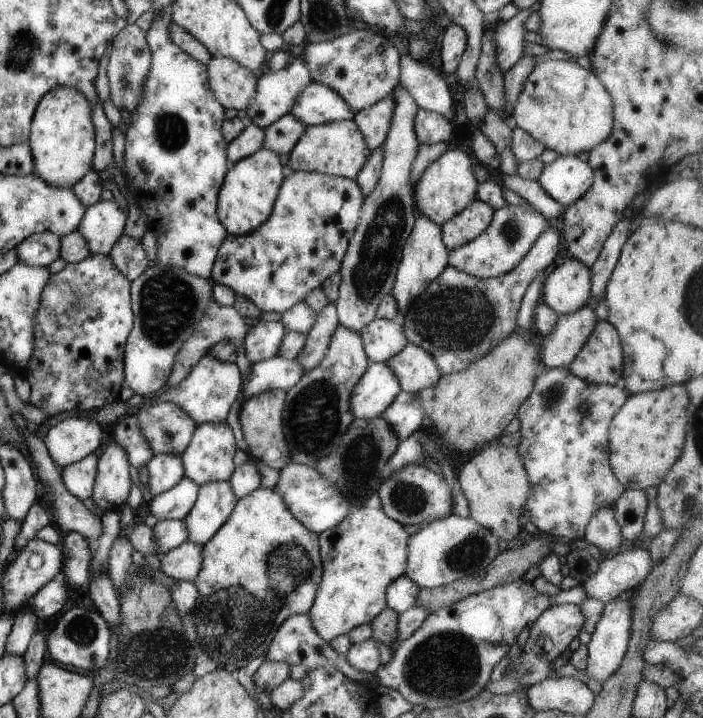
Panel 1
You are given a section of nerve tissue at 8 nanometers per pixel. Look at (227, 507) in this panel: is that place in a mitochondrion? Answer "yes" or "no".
no

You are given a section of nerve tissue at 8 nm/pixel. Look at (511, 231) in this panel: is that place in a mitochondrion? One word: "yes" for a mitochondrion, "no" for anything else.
yes

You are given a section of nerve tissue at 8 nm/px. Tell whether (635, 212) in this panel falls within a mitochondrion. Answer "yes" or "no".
no

